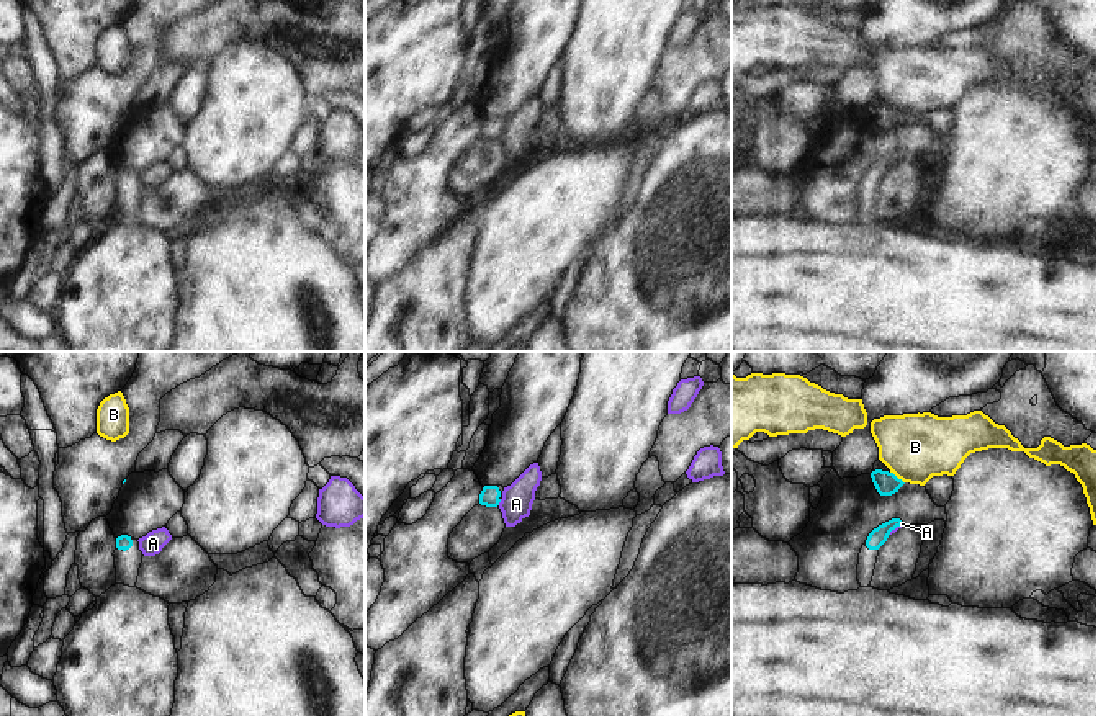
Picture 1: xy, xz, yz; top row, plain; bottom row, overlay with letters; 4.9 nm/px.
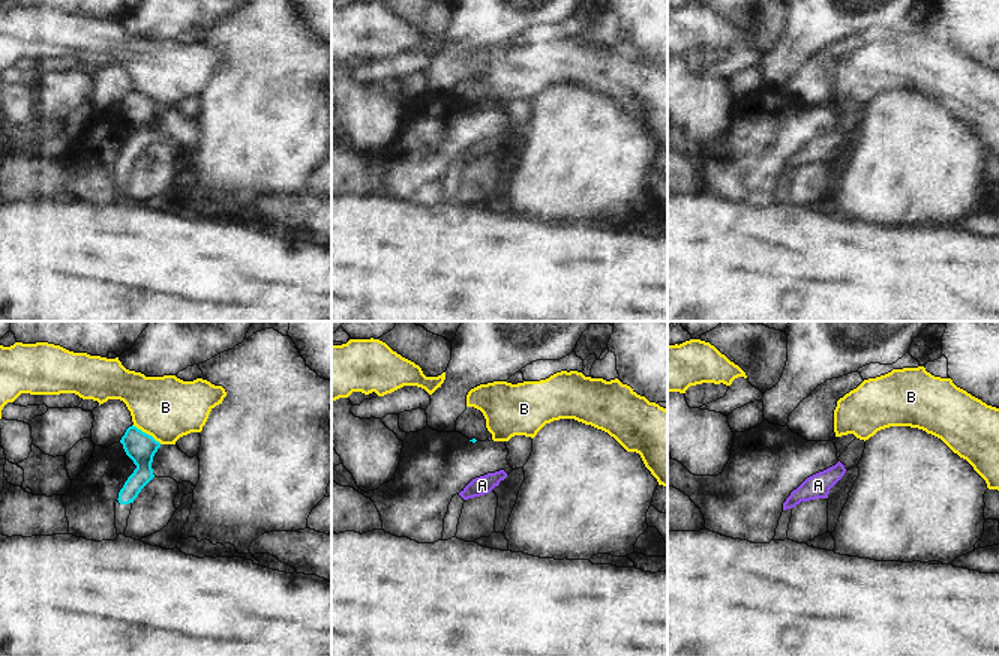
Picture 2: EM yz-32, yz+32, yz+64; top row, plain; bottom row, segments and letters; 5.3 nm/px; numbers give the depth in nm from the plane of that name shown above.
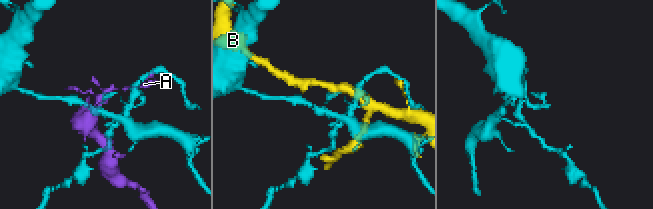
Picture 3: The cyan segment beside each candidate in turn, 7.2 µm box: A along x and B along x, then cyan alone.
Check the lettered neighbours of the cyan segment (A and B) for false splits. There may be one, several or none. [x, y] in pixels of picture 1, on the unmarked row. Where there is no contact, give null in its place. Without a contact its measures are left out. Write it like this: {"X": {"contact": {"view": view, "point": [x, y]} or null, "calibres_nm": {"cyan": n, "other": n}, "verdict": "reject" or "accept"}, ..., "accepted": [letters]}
{"A": {"contact": {"view": "xz", "point": [499, 134]}, "calibres_nm": {"cyan": 100, "other": 160}, "verdict": "reject"}, "B": {"contact": {"view": "yz", "point": [895, 110]}, "calibres_nm": {"cyan": 120, "other": 340}, "verdict": "reject"}, "accepted": []}

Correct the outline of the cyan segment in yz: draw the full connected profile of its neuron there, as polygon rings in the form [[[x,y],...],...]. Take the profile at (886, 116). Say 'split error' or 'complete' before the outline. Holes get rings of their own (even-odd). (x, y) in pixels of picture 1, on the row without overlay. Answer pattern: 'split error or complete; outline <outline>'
complete; outline [[[875,103],[871,106],[872,116],[880,129],[892,129],[905,118],[893,106]]]

